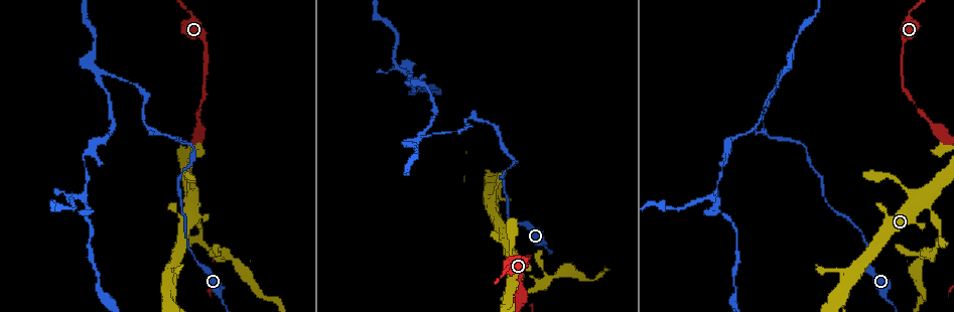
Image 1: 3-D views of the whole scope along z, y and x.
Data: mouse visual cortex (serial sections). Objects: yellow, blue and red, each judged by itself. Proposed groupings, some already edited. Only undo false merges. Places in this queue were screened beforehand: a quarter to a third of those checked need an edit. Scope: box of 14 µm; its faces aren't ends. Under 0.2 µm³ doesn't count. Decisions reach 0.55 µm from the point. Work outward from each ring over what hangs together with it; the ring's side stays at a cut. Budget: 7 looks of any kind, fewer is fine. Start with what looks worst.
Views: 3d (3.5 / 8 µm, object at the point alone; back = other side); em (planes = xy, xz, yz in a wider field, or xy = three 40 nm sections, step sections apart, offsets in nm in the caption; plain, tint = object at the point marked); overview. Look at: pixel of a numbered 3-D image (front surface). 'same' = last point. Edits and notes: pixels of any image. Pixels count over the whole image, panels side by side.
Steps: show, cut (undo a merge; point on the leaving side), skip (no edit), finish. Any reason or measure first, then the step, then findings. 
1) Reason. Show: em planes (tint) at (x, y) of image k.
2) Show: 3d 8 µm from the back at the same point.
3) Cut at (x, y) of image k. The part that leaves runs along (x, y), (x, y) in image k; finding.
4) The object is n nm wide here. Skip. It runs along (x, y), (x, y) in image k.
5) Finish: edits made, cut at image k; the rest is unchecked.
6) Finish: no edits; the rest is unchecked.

Show: 3d 3.5 µm at (805, 145) of image 1.

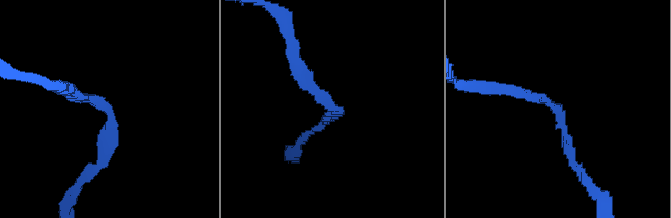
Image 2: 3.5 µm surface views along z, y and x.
The arms are 150, 200 nm wide; shape alone is not enough. Show: em xy step 5 (tint) at (556, 106) of image 2.

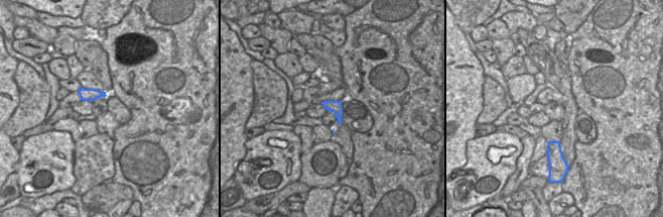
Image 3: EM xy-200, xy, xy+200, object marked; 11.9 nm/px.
Skip. It runs along (577, 167), (556, 107), (508, 89) in image 2; one cell here.

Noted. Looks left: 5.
Small branch off a trunk. Show: 3d 3.5 µm at (921, 205) of image 1.

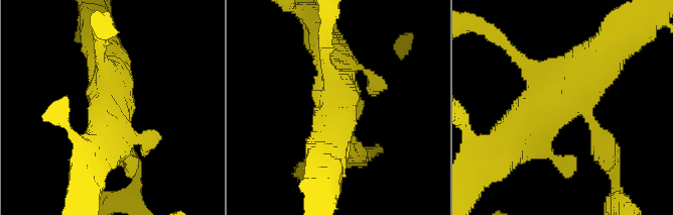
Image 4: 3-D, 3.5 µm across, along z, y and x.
Need the tissue. Show: em xy step 3 (tint) at (567, 106) of image 4.

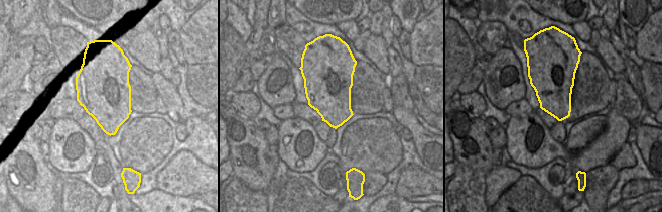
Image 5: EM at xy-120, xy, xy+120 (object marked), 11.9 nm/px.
Cut at (598, 156) of image 4. The part that leaves runs along (591, 124), (618, 174), (612, 205) in image 4; a second cell is stuck on.

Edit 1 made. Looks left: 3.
Show: 3d 8 µm at (142, 119) of image 1.

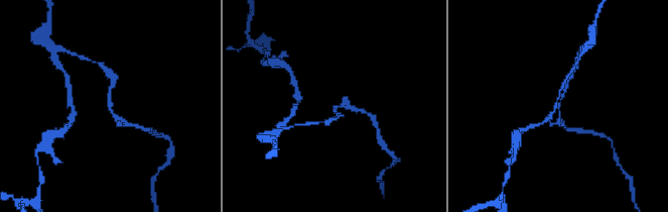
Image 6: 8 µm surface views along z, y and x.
Closer look. Show: 3d 3.5 µm at (336, 106) of image 6.

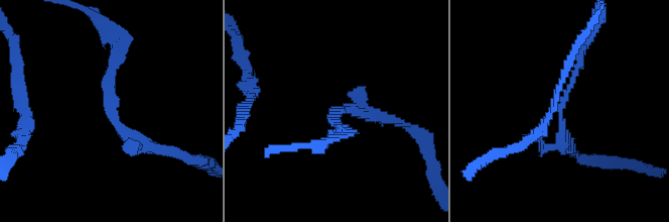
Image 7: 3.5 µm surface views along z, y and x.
Skip. It runs along (156, 148), (113, 117), (116, 45) in image 7; one cell here.

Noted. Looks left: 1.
Finish: edits made, cut at image 4; the rest is unchecked.

